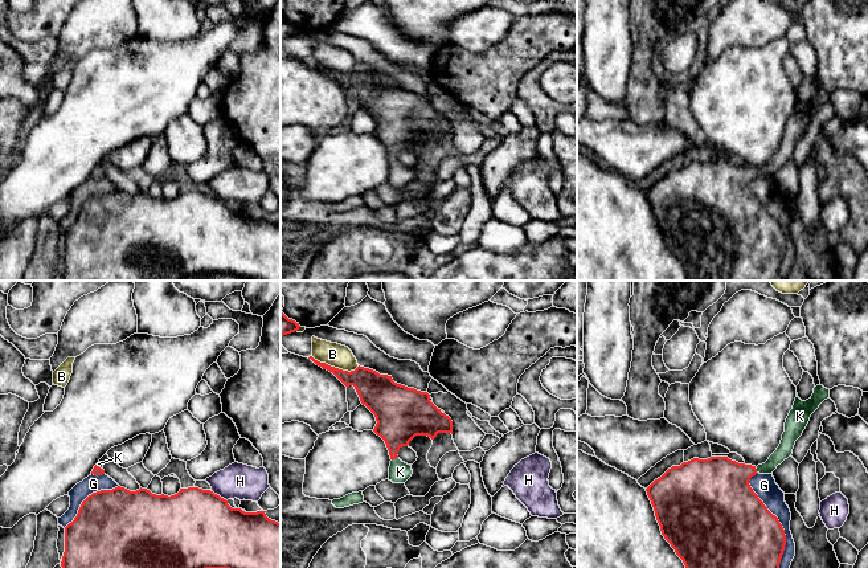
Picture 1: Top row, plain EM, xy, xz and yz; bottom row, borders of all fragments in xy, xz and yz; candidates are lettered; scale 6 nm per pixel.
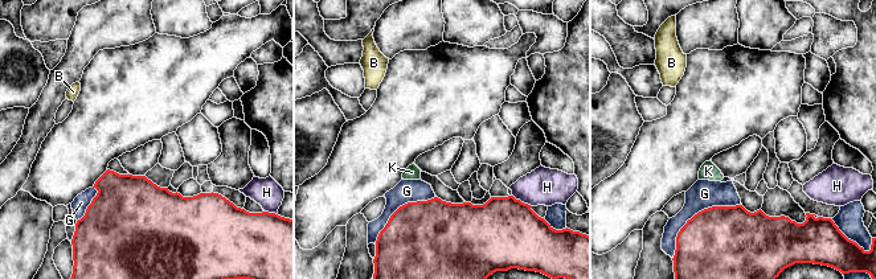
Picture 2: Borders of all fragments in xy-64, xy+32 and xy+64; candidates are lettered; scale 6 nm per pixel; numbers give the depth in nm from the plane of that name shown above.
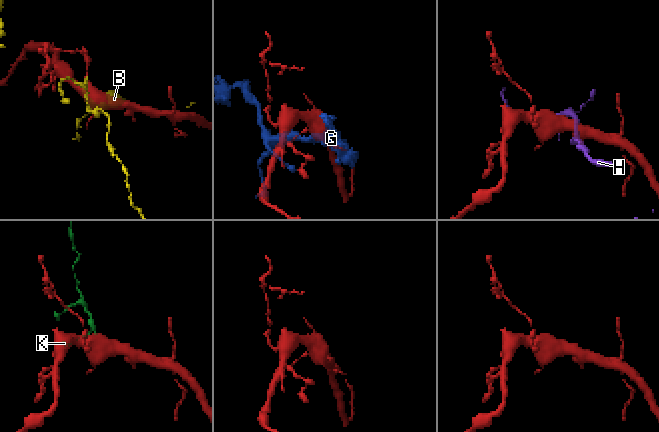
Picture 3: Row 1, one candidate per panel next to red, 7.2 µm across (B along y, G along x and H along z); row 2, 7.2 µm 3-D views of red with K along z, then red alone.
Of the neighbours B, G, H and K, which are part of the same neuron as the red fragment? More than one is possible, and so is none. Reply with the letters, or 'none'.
K

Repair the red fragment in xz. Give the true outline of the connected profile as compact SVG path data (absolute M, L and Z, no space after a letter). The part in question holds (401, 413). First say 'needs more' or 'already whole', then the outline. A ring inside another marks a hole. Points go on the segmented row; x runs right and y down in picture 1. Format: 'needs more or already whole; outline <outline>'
needs more; outline M310 356L316 365L332 372L347 388L353 385L360 401L376 417L373 432L380 436L389 450L389 481L405 483L413 474L412 466L402 462L397 453L408 446L415 436L427 436L431 440L438 433L453 434L453 421L431 401L427 392L393 381L392 376L357 367L355 371L343 371L320 363Z

